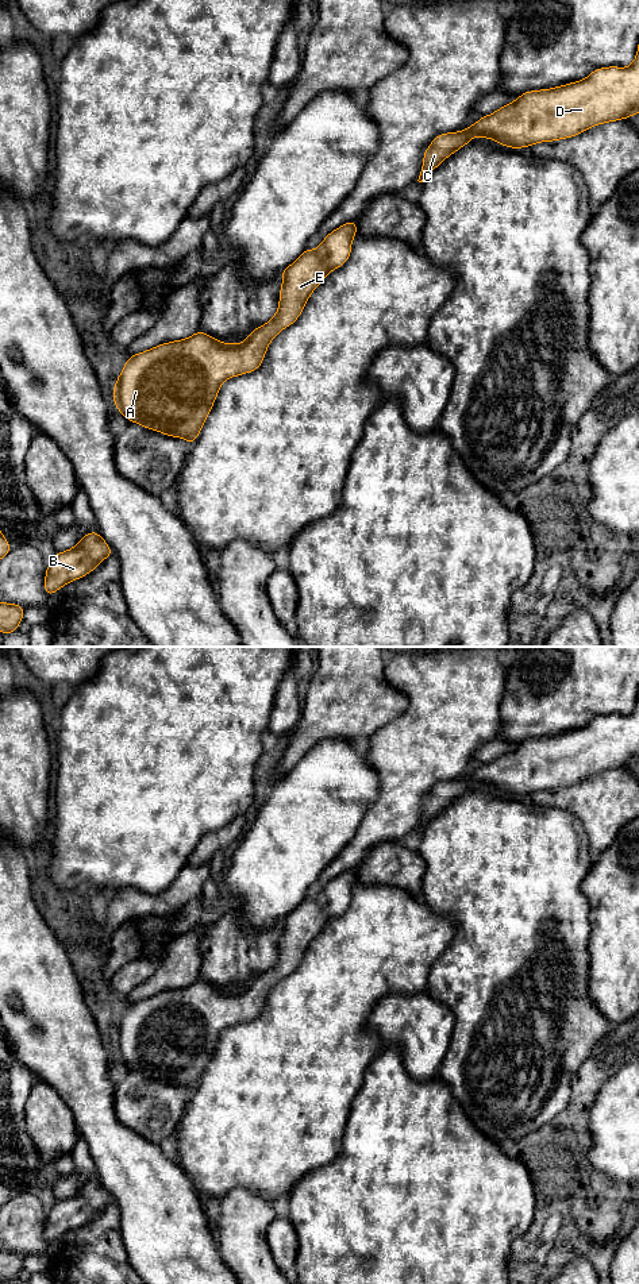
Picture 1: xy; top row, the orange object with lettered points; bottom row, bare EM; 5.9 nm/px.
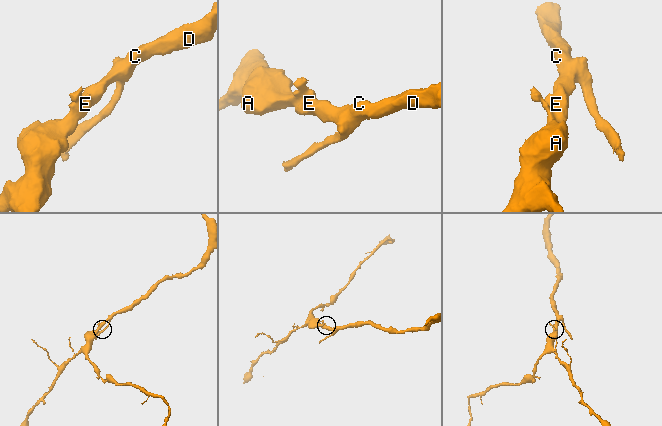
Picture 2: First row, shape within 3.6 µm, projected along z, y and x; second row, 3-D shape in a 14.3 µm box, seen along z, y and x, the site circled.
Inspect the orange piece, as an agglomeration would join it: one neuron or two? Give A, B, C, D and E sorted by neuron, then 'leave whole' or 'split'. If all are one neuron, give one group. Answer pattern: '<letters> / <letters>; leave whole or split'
A B C D E; leave whole

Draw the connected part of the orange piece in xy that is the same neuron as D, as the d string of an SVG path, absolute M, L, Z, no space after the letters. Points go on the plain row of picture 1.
M639 691L634 710L627 716L600 716L580 729L557 736L528 739L515 749L482 764L466 779L438 783L424 799L419 830L446 806L462 797L476 784L497 788L511 797L531 795L540 790L554 790L577 784L593 774L617 770L639 761Z

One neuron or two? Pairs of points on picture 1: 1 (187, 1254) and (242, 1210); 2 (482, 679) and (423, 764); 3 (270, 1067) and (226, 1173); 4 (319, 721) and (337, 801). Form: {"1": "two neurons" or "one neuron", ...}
{"1": "two neurons", "2": "one neuron", "3": "one neuron", "4": "two neurons"}

